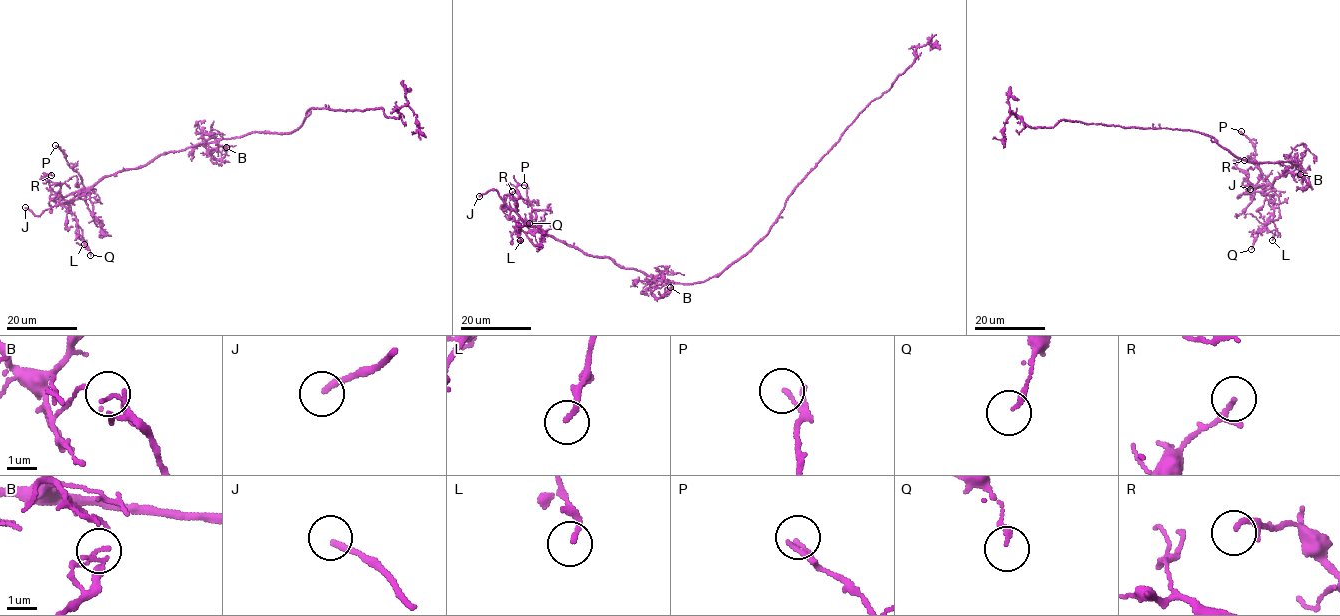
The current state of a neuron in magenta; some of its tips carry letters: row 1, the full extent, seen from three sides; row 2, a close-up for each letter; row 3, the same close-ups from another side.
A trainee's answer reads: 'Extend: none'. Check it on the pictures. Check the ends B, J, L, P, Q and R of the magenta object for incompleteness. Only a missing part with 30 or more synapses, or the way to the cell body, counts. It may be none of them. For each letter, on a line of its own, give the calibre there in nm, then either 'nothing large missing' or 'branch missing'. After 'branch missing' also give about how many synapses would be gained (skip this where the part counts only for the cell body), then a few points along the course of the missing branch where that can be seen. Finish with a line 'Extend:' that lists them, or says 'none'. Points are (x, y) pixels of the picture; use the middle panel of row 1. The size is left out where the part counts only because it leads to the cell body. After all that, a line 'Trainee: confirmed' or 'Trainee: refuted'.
B: 90 nm | nothing large missing
J: 190 nm | branch missing | (479, 196), (469, 224)
L: 150 nm | nothing large missing
P: 90 nm | nothing large missing
Q: 180 nm | nothing large missing
R: 140 nm | nothing large missing
Extend: J
Trainee: refuted

